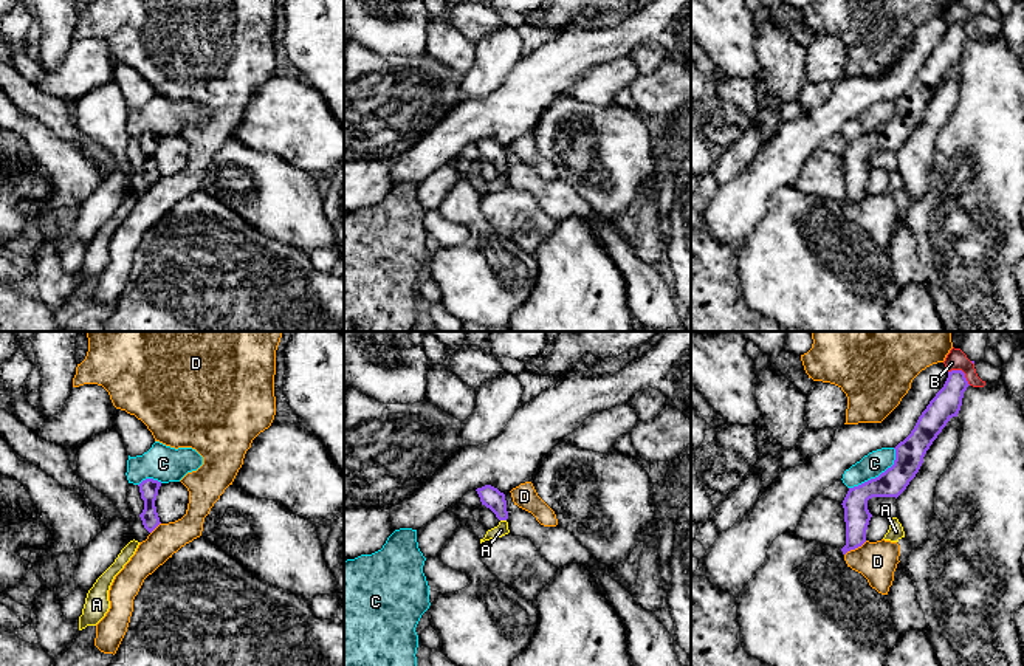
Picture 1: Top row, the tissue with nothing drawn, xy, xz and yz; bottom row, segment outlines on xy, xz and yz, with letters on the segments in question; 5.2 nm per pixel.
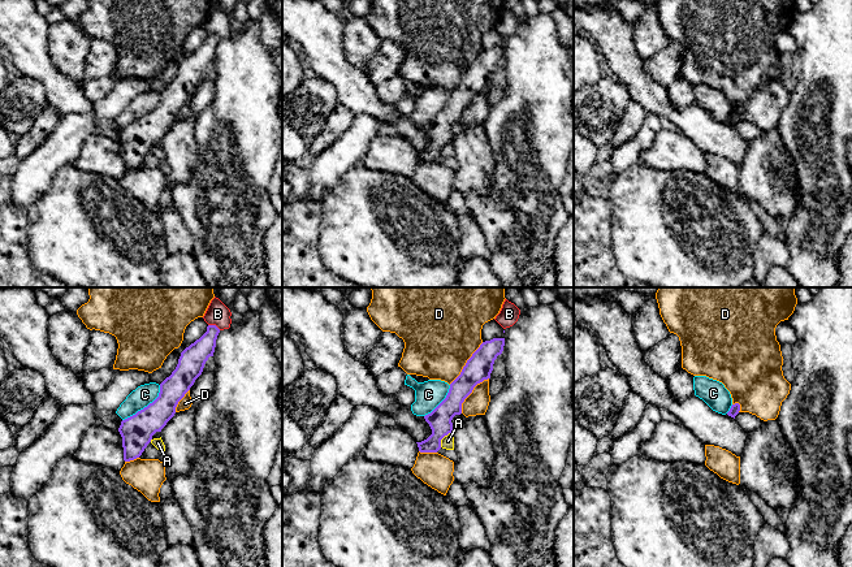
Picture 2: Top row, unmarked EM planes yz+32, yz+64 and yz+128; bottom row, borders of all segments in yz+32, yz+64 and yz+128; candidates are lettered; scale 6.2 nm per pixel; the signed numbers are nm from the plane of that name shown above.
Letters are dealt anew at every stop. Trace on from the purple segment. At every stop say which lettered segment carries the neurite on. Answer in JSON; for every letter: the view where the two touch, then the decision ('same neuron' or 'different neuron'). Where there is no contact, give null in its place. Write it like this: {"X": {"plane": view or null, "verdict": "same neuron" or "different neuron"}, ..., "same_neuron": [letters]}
{"A": {"plane": "xz", "verdict": "different neuron"}, "B": {"plane": "yz", "verdict": "different neuron"}, "C": {"plane": "yz", "verdict": "different neuron"}, "D": {"plane": "yz", "verdict": "different neuron"}, "same_neuron": []}

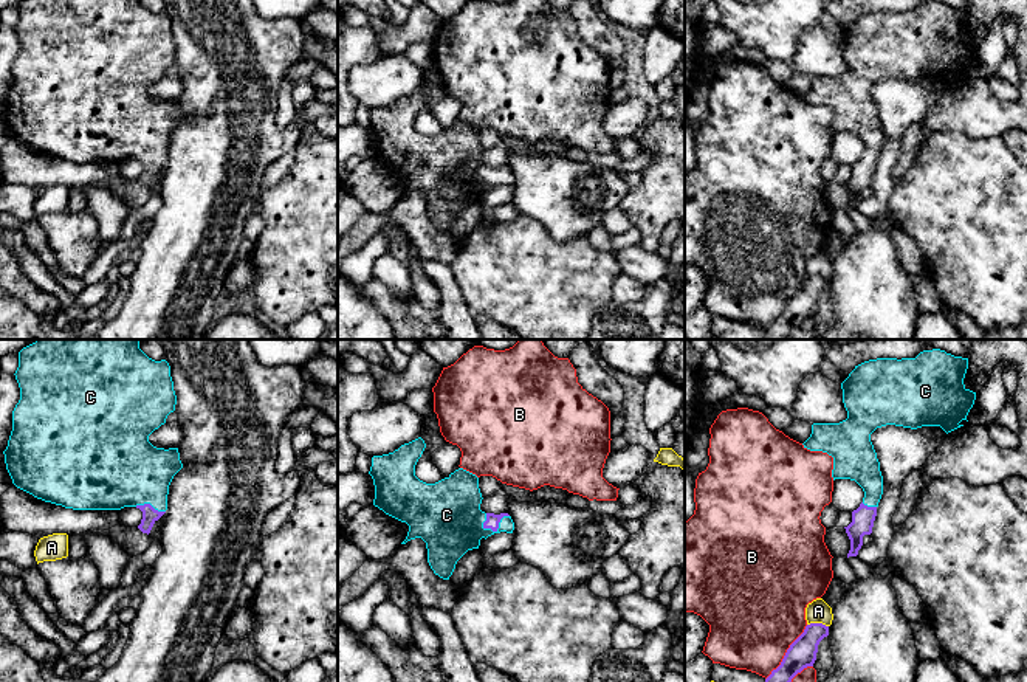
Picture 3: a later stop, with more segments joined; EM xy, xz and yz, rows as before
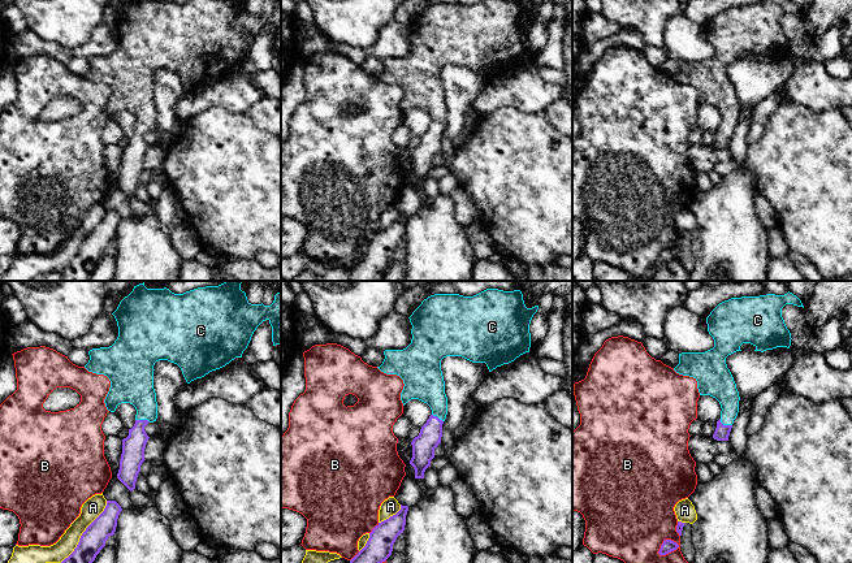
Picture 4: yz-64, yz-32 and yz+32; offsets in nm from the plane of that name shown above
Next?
{"A": {"plane": "yz", "verdict": "different neuron"}, "B": {"plane": "yz", "verdict": "different neuron"}, "C": {"plane": "xz", "verdict": "same neuron"}, "same_neuron": ["C"]}

